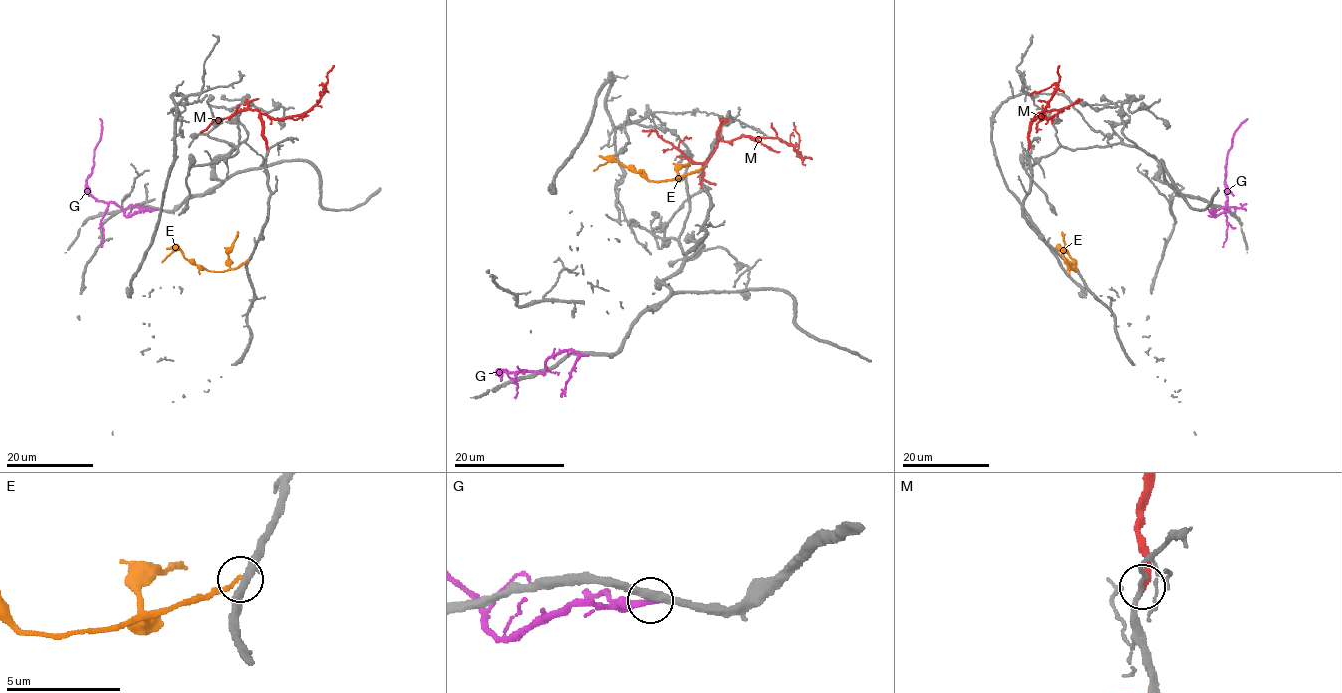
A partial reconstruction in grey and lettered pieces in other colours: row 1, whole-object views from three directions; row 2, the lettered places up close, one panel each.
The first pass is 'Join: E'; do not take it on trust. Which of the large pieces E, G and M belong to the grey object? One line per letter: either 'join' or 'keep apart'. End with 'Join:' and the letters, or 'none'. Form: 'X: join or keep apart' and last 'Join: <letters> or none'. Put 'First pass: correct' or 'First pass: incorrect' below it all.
E: keep apart
G: keep apart
M: join
Join: M
First pass: incorrect

